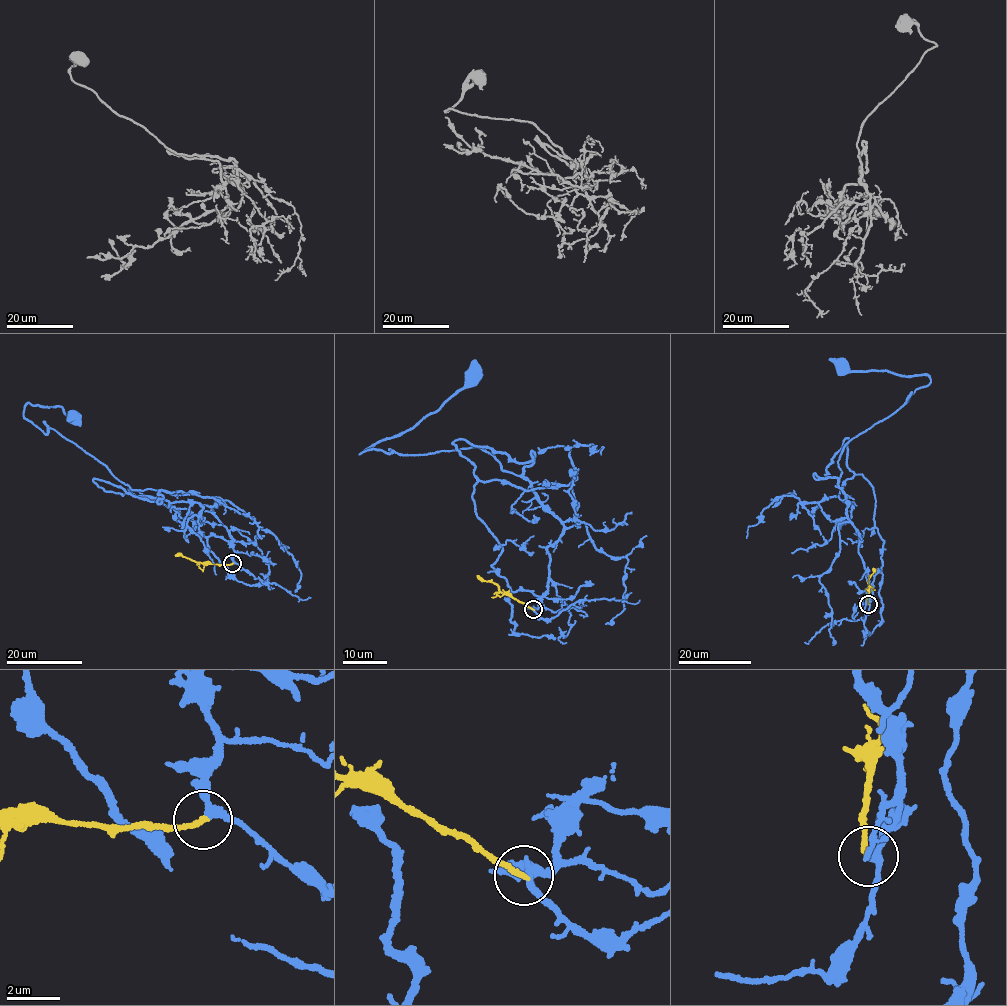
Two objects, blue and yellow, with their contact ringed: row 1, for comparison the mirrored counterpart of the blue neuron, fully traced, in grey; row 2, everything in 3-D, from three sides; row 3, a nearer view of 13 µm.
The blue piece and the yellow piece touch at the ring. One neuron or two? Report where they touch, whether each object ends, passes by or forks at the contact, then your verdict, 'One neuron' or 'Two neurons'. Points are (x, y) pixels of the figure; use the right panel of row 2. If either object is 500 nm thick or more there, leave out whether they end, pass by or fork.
Place: (868, 604). At the ring blue passes by. At the ring yellow ends. One neuron

